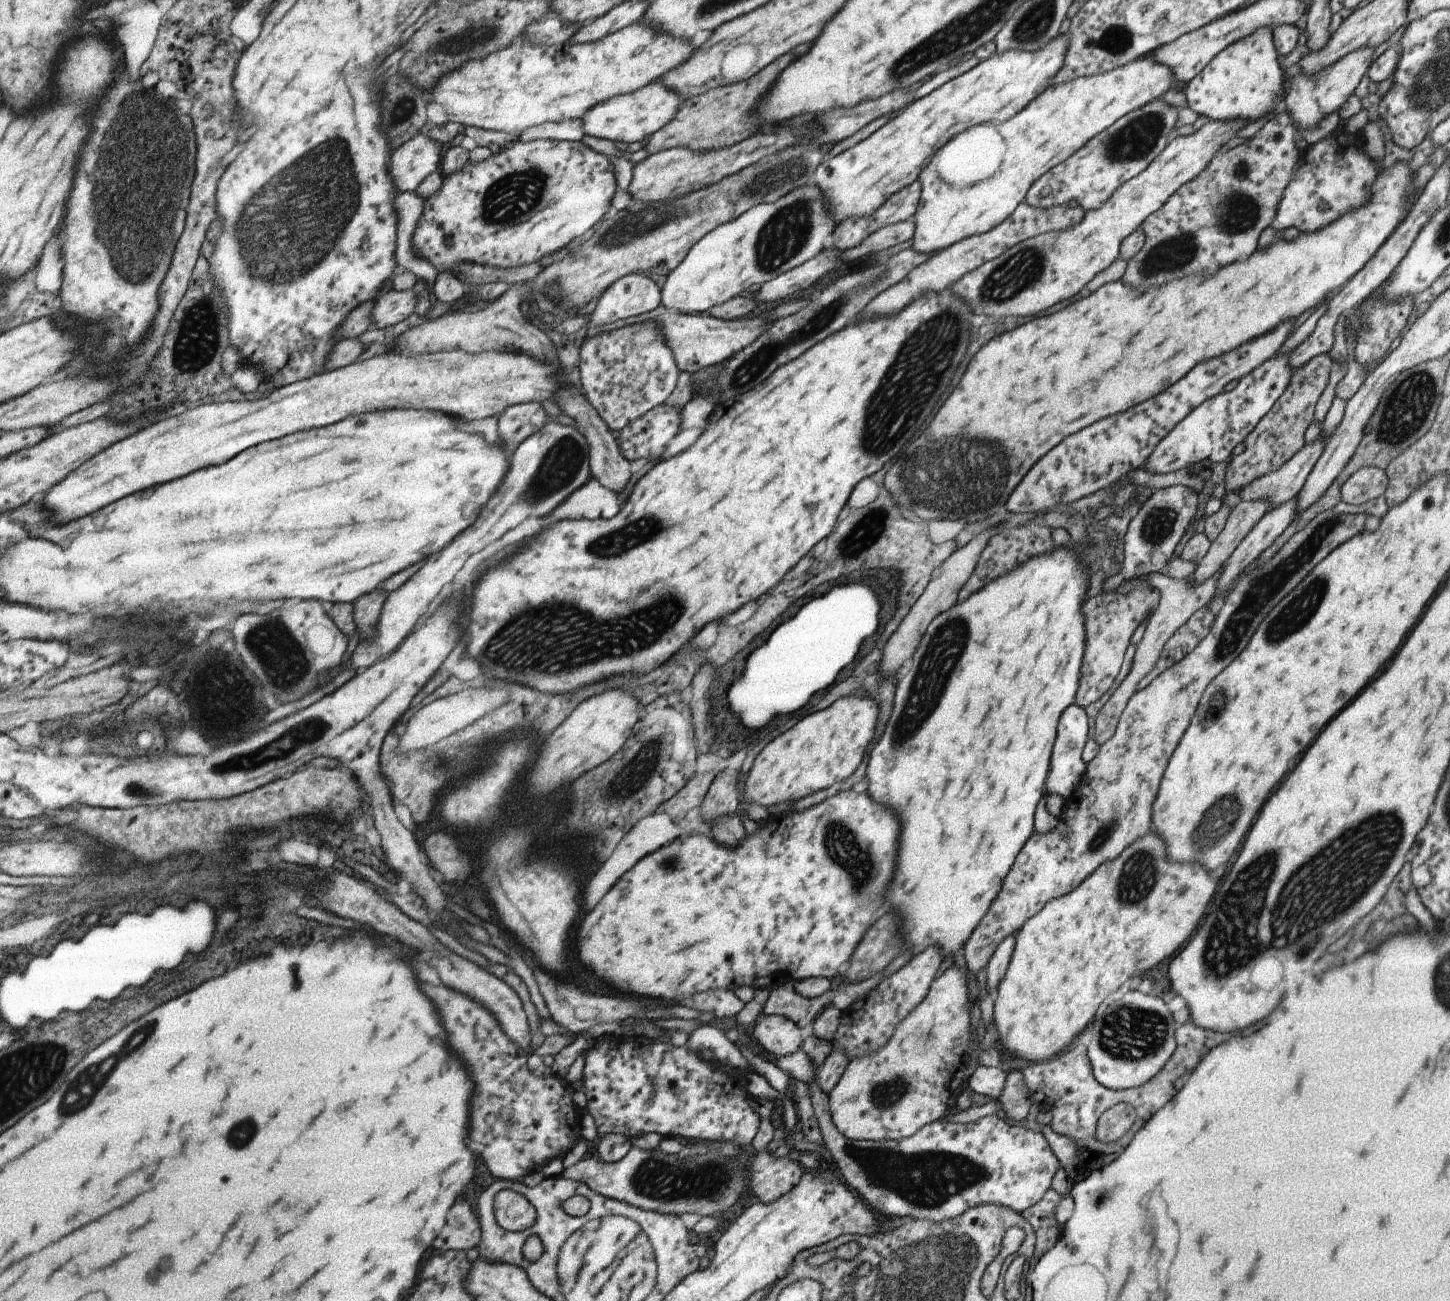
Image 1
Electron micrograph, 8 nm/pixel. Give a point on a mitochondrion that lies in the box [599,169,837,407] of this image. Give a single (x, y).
(788, 231)

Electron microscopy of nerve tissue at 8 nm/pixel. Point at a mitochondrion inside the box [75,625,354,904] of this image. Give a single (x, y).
(311, 730)

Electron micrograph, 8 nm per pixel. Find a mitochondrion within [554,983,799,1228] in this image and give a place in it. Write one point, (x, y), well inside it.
(664, 1180)

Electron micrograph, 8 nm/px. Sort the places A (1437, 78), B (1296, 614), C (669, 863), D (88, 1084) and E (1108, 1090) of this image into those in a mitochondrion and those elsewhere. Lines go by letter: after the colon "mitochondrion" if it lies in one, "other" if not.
A: mitochondrion
B: mitochondrion
C: mitochondrion
D: mitochondrion
E: other

